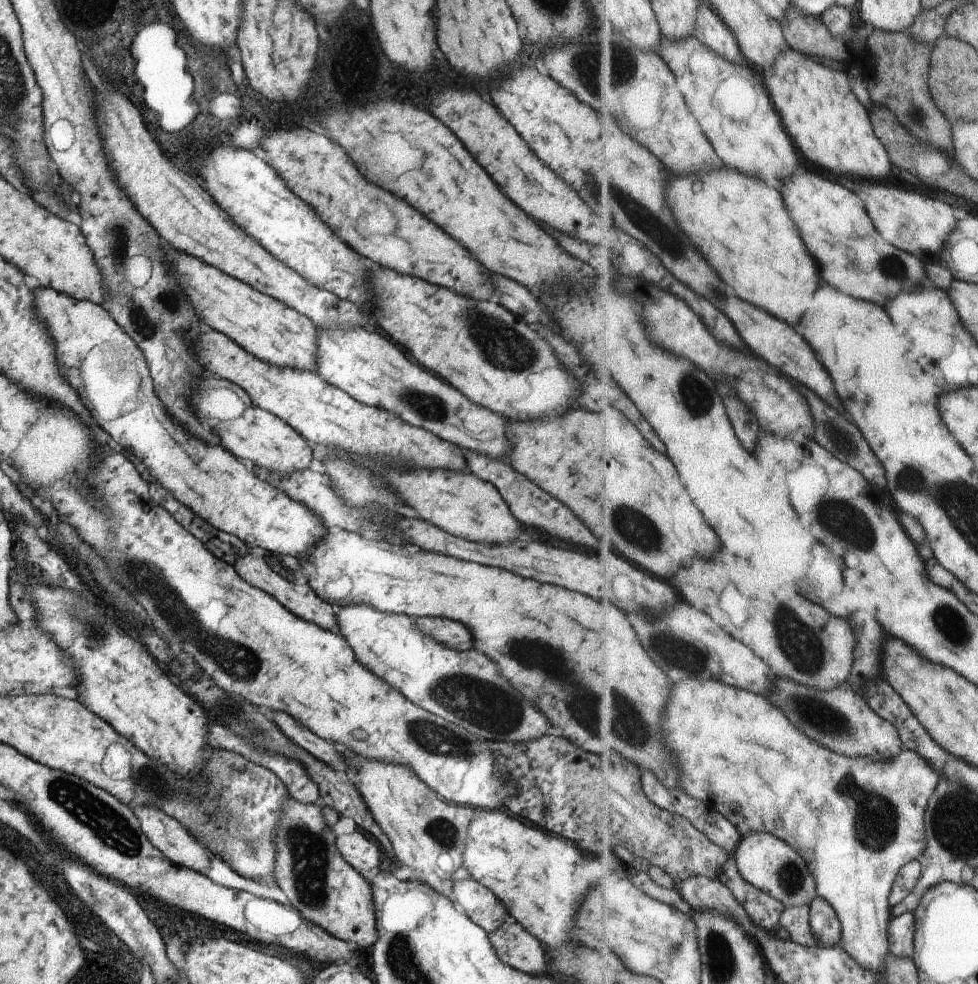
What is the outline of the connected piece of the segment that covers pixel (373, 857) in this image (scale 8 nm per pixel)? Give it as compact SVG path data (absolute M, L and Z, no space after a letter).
M358 830L338 835L335 845L346 862L361 875L379 866L380 848Z

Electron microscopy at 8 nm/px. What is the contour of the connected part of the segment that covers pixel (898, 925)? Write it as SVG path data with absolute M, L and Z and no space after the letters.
M909 912L895 917L890 929L892 954L898 957L913 957L917 953L917 914Z

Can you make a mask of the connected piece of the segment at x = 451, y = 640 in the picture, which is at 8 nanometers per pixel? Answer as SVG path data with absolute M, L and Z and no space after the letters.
M418 618L418 628L424 634L430 634L436 642L454 650L468 650L472 646L472 638L468 630L454 620L444 620L444 618Z

